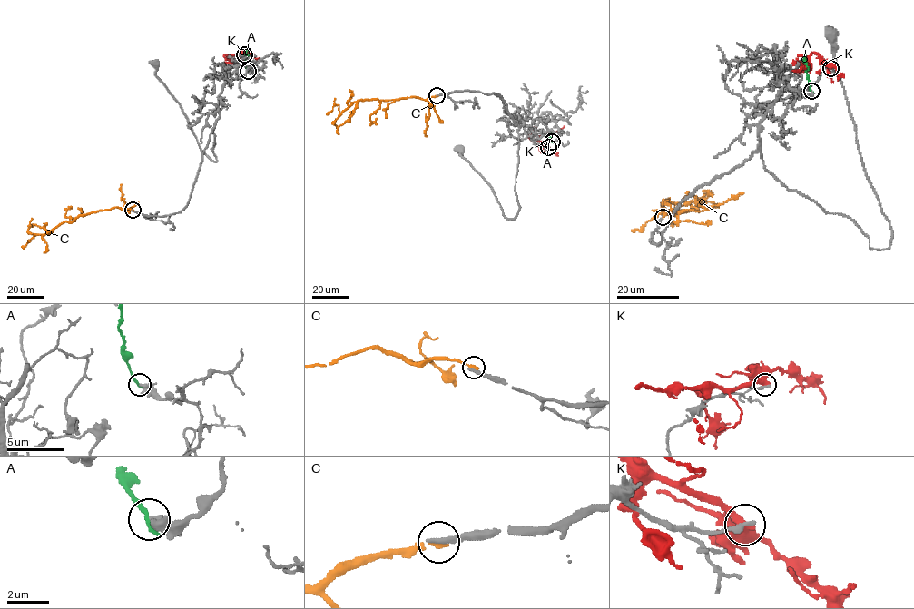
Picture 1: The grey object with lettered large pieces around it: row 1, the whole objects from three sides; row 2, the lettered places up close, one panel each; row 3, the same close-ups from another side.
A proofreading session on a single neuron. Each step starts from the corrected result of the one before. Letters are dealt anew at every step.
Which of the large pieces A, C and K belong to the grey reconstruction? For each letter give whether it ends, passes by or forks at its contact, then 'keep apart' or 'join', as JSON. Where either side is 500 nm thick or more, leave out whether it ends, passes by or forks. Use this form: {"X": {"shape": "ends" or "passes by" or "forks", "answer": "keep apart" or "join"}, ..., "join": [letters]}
{"A": {"shape": "ends", "answer": "keep apart"}, "C": {"shape": "ends", "answer": "keep apart"}, "K": {"shape": "passes by", "answer": "keep apart"}, "join": []}

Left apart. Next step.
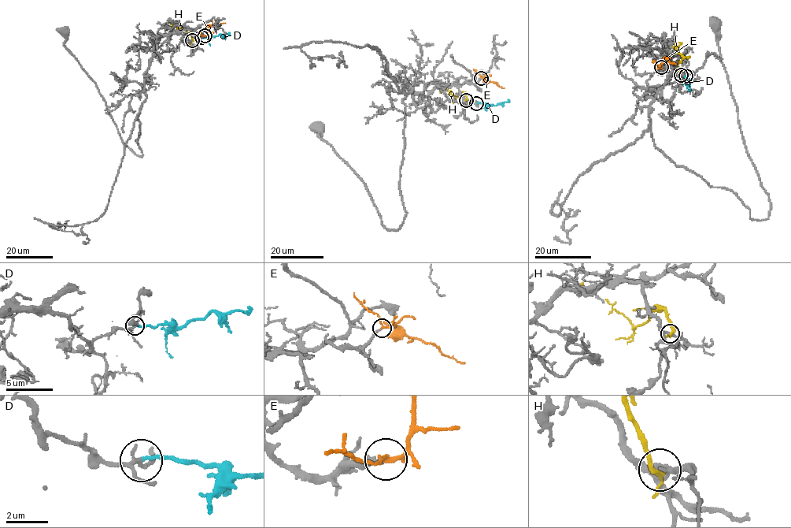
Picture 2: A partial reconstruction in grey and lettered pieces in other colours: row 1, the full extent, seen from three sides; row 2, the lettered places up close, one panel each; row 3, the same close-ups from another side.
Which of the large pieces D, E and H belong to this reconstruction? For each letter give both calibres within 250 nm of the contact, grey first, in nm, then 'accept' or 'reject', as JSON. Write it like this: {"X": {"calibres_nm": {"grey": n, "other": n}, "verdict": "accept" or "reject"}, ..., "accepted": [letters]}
{"D": {"calibres_nm": {"grey": 160, "other": 180}, "verdict": "reject"}, "E": {"calibres_nm": {"grey": 180, "other": 180}, "verdict": "accept"}, "H": {"calibres_nm": {"grey": 180, "other": 200}, "verdict": "reject"}, "accepted": ["E"]}

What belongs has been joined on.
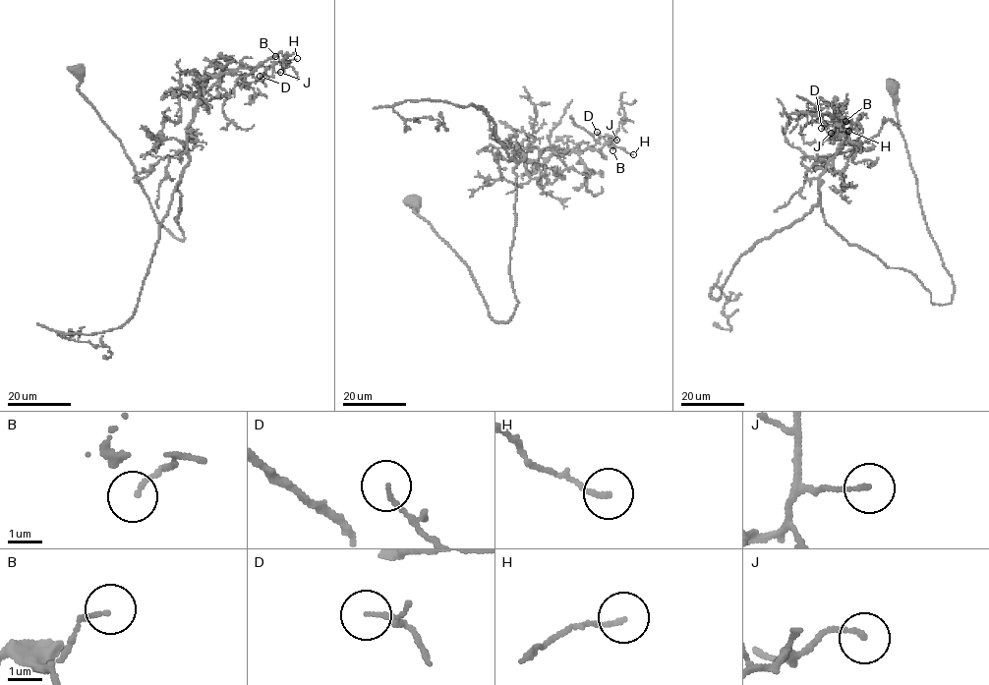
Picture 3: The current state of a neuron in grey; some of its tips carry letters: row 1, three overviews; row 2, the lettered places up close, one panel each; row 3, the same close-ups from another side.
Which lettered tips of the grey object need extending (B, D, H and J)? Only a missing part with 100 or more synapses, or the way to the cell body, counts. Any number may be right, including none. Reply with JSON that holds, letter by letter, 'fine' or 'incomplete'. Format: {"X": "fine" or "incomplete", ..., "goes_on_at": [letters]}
{"B": "fine", "D": "fine", "H": "fine", "J": "fine", "goes_on_at": []}

